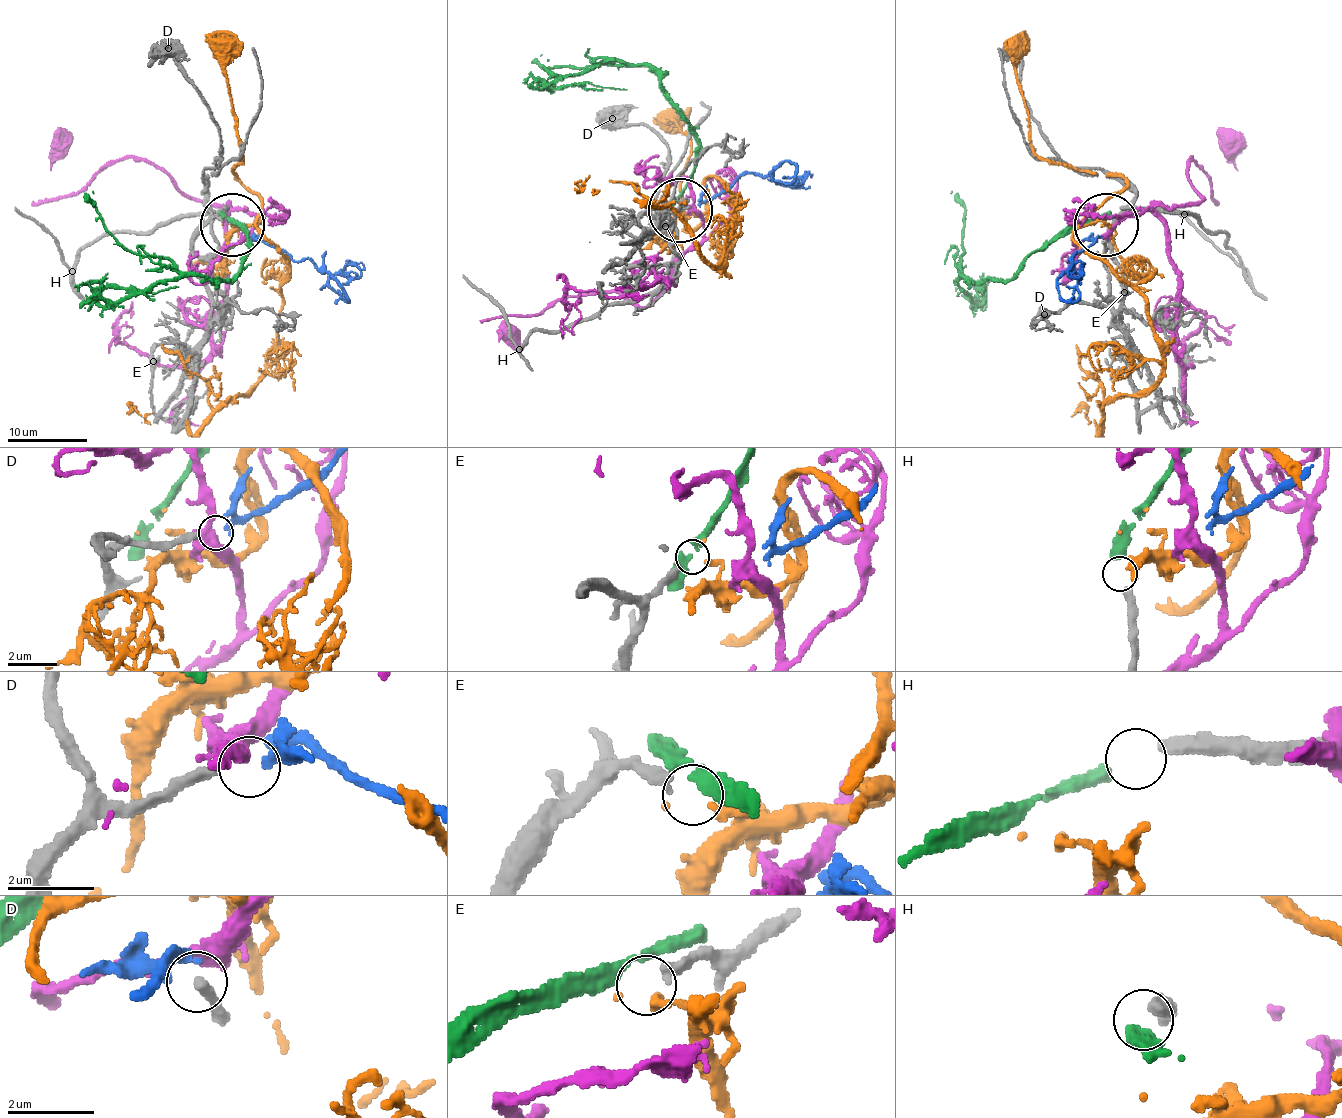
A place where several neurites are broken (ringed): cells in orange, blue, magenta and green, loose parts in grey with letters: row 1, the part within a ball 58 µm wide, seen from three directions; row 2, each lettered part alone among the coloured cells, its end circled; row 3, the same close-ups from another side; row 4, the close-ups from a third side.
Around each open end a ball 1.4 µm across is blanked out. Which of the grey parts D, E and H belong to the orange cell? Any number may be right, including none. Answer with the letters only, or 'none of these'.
none of these

